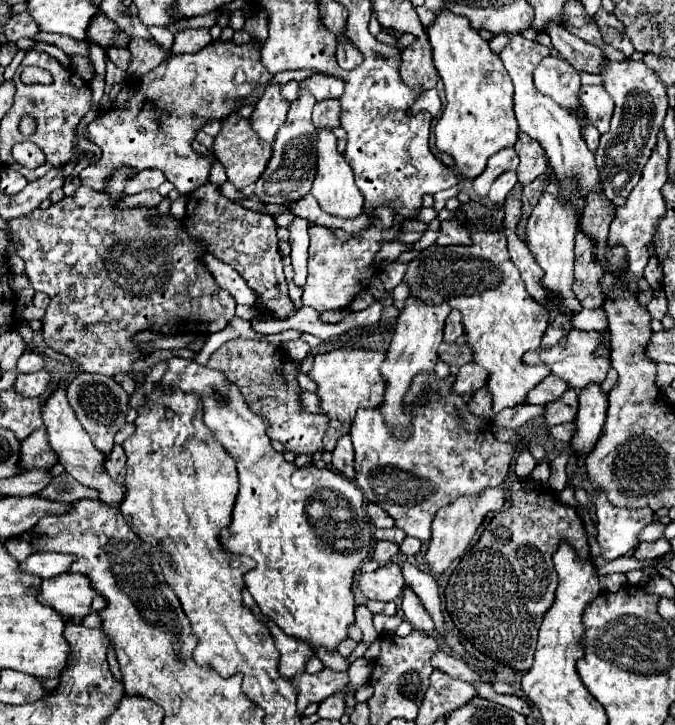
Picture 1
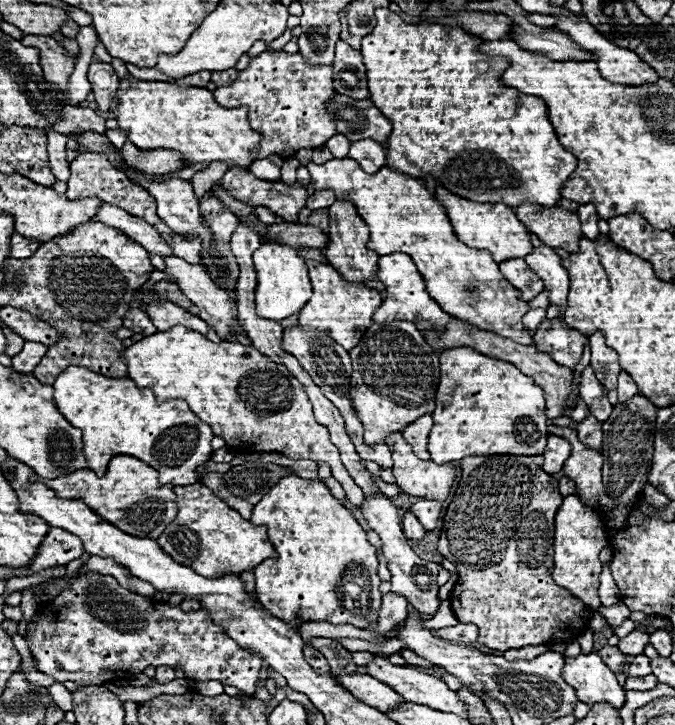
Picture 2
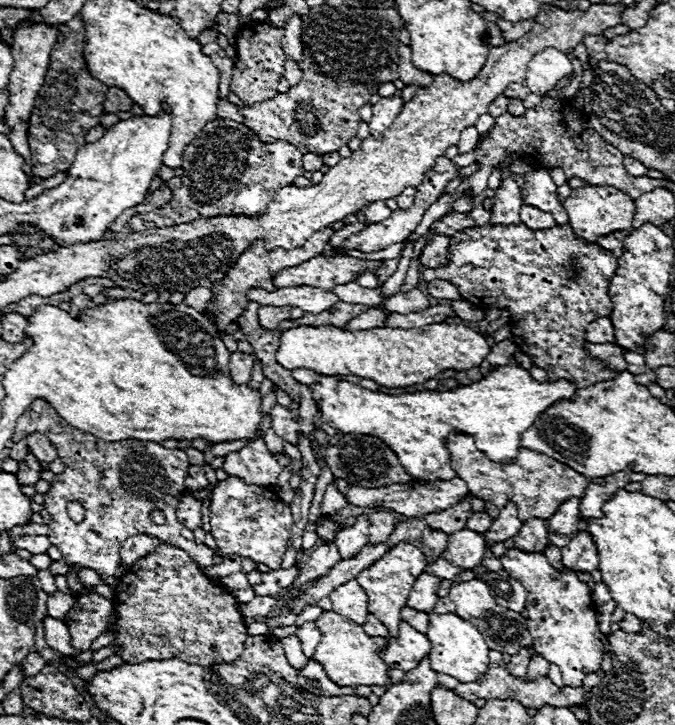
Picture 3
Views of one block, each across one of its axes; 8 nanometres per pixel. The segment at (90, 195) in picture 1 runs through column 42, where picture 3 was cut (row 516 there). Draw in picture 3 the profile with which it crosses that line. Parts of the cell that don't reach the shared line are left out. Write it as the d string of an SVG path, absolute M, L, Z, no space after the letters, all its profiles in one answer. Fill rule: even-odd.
M228 476L212 492L210 532L222 556L238 554L244 560L250 558L258 564L266 564L270 570L280 570L290 542L290 526L290 504L282 502L270 486L246 484L236 476ZM328 514L328 516L318 516L318 520L316 520L316 536L322 540L322 542L334 542L334 538L336 538L336 534L342 530L344 526L342 526L342 522L340 522L340 518L334 514Z

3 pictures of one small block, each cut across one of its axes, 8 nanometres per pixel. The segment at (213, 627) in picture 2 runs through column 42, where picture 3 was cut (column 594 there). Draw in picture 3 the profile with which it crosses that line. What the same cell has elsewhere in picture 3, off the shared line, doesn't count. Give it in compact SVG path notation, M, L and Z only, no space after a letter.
M510 548L500 558L500 562L510 576L516 576L516 580L520 580L524 584L524 588L528 588L526 612L528 612L528 628L534 638L534 650L538 654L542 654L550 664L556 664L560 668L566 686L572 686L572 688L582 686L584 678L590 672L598 672L602 668L602 658L604 658L604 650L606 650L606 644L602 642L602 632L600 632L598 620L596 620L596 604L592 602L588 584L578 580L578 574L572 572L570 568L556 570L554 566L550 566L548 560L544 558L544 554L530 554L530 552L522 552L518 548Z

